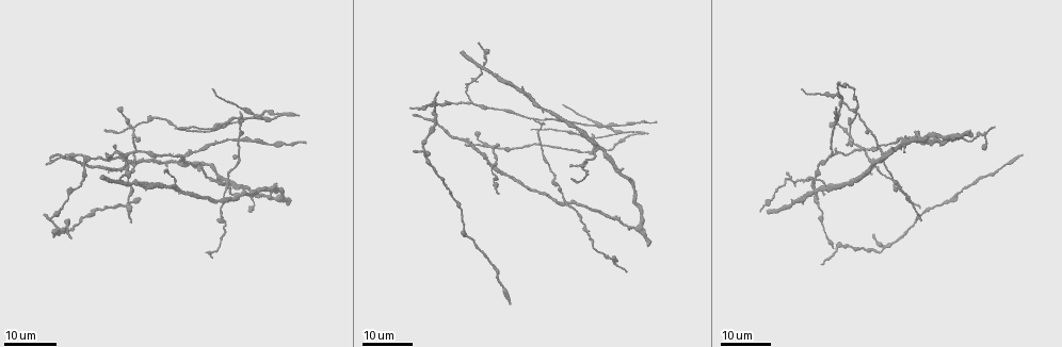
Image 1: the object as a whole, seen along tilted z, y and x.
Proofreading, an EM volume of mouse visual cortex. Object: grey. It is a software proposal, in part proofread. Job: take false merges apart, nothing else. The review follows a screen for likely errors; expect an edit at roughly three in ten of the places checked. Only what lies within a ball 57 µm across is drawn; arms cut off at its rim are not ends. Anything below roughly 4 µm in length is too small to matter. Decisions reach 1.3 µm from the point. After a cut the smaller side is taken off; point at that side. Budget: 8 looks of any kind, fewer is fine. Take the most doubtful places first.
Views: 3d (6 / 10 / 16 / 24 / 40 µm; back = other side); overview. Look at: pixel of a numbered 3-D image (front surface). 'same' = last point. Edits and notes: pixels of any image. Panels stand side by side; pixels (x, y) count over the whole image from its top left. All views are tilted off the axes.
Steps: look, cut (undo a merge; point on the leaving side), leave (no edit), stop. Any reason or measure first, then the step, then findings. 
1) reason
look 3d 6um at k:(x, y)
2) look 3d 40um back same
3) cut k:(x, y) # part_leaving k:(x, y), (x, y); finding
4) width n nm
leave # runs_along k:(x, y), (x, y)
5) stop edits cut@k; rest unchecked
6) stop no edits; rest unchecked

look 3d 16um at 1:(239, 118)

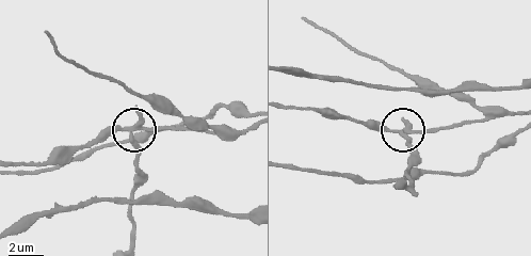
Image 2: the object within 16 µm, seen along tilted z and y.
look 3d 10um at 2:(130, 136)

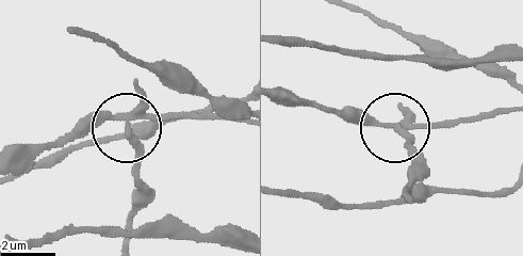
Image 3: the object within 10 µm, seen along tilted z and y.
arms 4
cut 3:(139, 160) # part_leaving 3:(125, 127), (137, 165), (127, 242); two cells meet here

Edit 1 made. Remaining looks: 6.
looks like a crossing
look 3d 16um at 1:(849, 134)

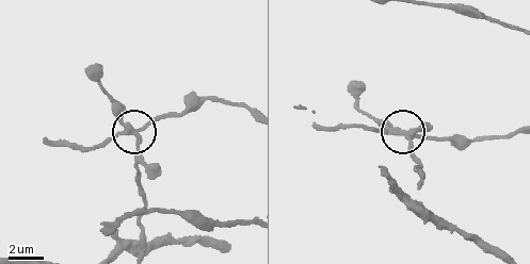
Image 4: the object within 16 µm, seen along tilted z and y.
zoom in
look 3d 6um at 4:(139, 131)

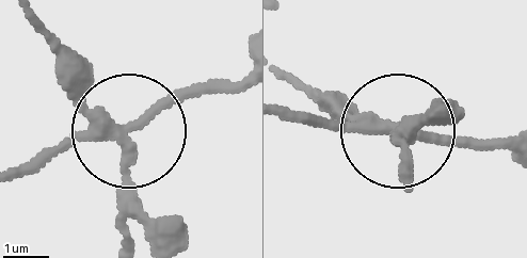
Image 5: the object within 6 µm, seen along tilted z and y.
cut 5:(69, 77) # part_leaving 5:(113, 140), (117, 239); two cells meet here

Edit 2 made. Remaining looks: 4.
look 3d 24um at 1:(826, 185)

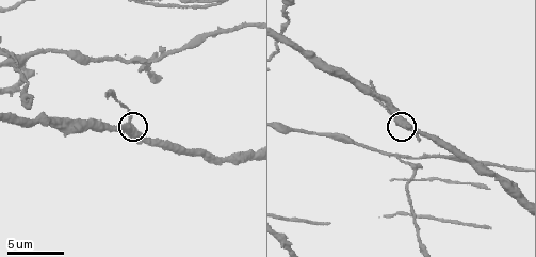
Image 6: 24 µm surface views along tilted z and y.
look 3d 10um same

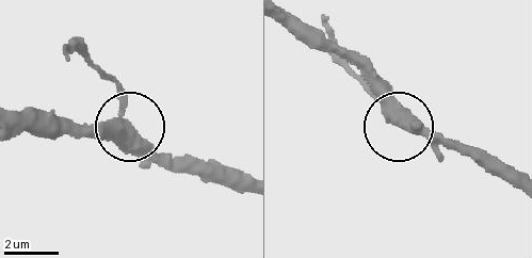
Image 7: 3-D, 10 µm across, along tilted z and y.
side_arm 6 um
leave # one cell here

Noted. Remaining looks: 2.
side arm on a straight run
look 3d 16um at 1:(469, 98)

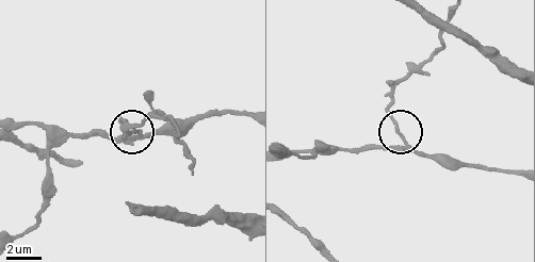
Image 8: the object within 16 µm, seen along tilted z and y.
zoom in
look 3d 10um at 8:(406, 141)

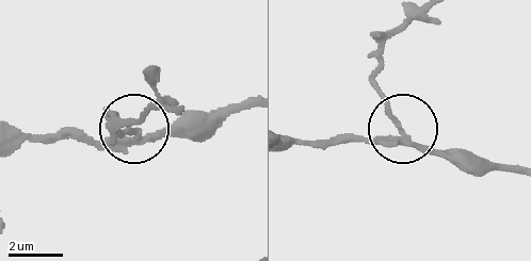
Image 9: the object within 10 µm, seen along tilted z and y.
arms 3
cut 9:(122, 132) # part_leaving 9:(405, 137), (386, 107), (377, 60), (419, 12); two cells meet here

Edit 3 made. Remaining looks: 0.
stop edits cut@3, cut@5, cut@9; rest unchecked

